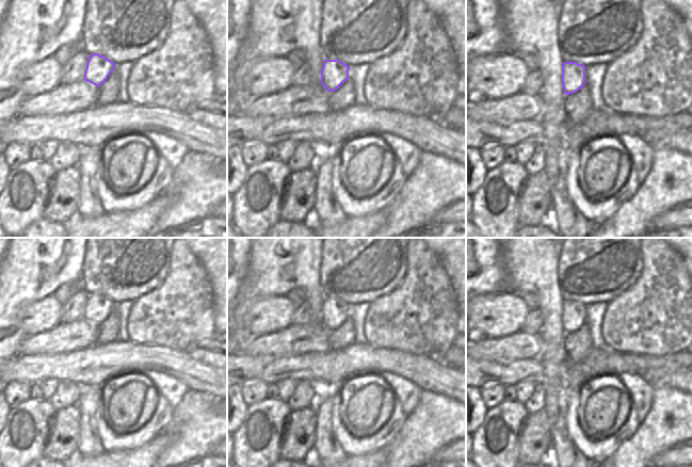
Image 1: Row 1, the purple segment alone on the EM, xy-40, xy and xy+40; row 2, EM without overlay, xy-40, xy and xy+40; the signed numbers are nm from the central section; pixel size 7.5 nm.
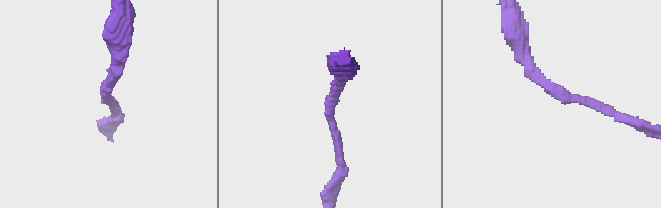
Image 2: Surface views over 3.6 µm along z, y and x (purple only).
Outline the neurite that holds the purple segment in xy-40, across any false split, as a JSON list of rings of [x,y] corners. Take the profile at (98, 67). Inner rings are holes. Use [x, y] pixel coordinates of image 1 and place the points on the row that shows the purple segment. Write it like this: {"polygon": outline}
{"polygon": [[[98,53],[88,55],[84,80],[99,87],[114,70],[115,65],[114,62],[104,55]]]}

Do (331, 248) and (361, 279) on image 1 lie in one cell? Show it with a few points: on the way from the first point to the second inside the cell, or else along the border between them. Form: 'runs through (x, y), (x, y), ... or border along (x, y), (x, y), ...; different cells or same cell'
runs through (338, 256), (354, 272); same cell

